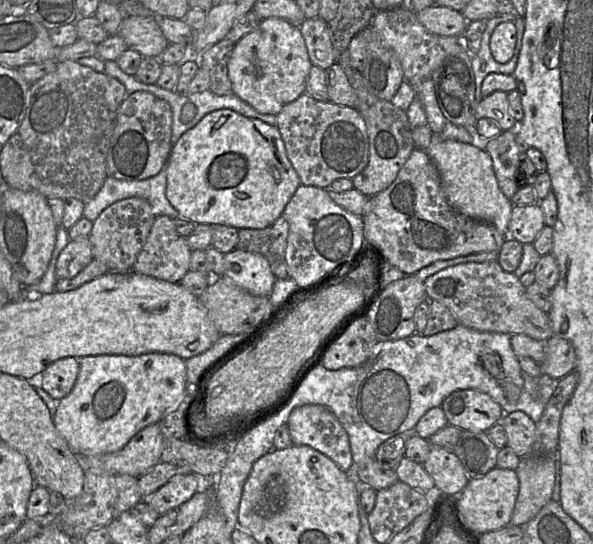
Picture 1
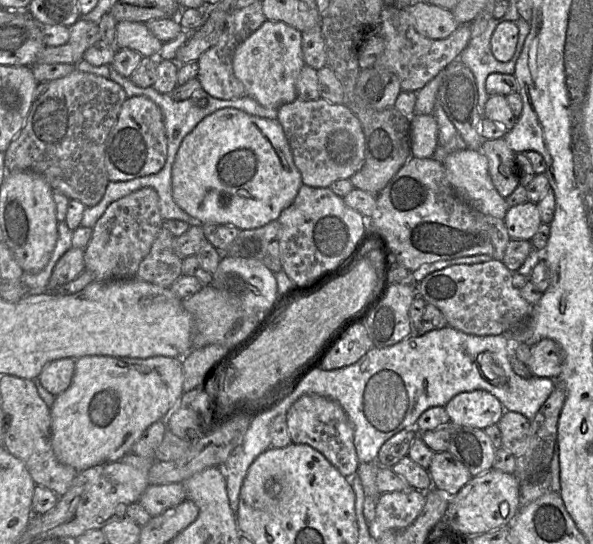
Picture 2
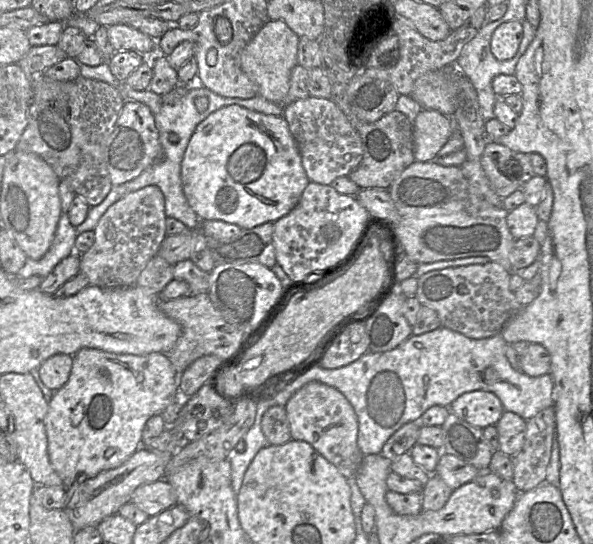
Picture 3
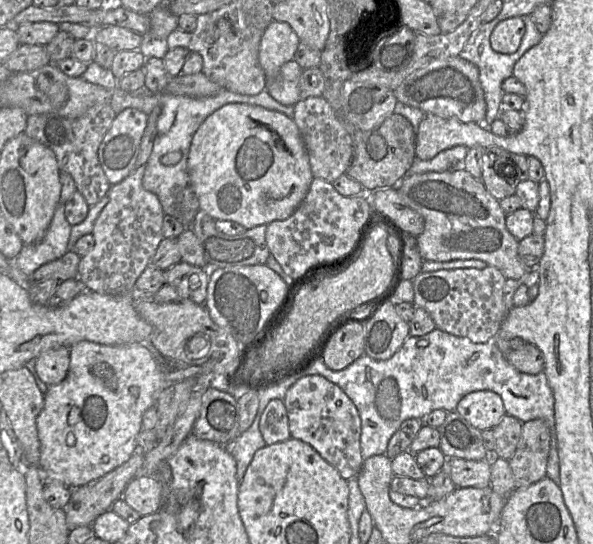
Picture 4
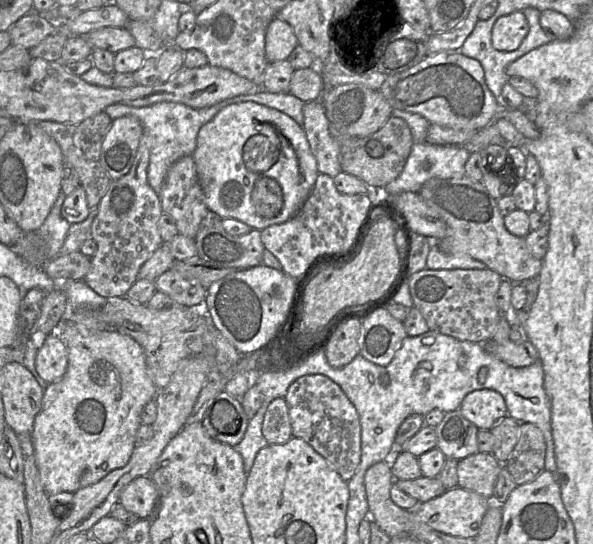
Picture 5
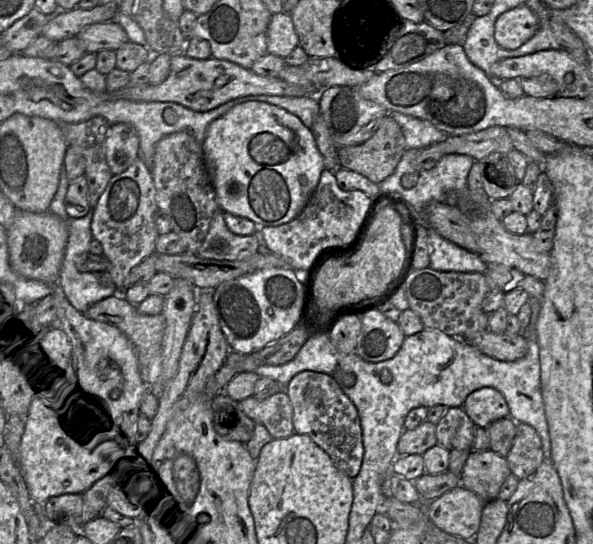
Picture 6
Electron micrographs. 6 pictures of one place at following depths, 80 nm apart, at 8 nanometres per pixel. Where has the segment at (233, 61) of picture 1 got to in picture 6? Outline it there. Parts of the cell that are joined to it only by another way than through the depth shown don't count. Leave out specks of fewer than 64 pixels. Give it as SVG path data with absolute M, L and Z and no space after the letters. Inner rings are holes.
M290 14L272 15L267 30L267 52L285 58L297 46L299 46L299 37Z

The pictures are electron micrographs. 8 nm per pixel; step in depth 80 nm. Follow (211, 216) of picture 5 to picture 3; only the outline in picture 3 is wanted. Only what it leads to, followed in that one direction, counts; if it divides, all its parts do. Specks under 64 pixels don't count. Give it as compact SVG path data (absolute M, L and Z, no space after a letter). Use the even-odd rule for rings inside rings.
M273 222L264 223L252 229L242 229L238 235L229 239L218 240L206 237L206 243L215 261L215 266L218 264L260 263L271 269L277 264L273 245Z

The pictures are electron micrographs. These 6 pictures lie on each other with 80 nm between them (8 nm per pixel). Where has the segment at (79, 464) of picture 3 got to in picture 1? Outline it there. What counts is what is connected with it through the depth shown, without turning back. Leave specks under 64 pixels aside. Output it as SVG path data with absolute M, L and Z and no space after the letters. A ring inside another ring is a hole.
M168 353L77 358L80 372L73 390L58 402L54 425L78 456L121 450L139 431L158 423L188 389L185 360Z

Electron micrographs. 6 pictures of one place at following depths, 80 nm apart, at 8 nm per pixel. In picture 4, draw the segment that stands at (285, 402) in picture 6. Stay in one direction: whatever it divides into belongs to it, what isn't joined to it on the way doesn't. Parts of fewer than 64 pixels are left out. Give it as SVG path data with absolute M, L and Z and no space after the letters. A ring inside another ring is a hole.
M273 399L268 403L260 419L260 432L267 445L283 442L291 437L283 400Z

